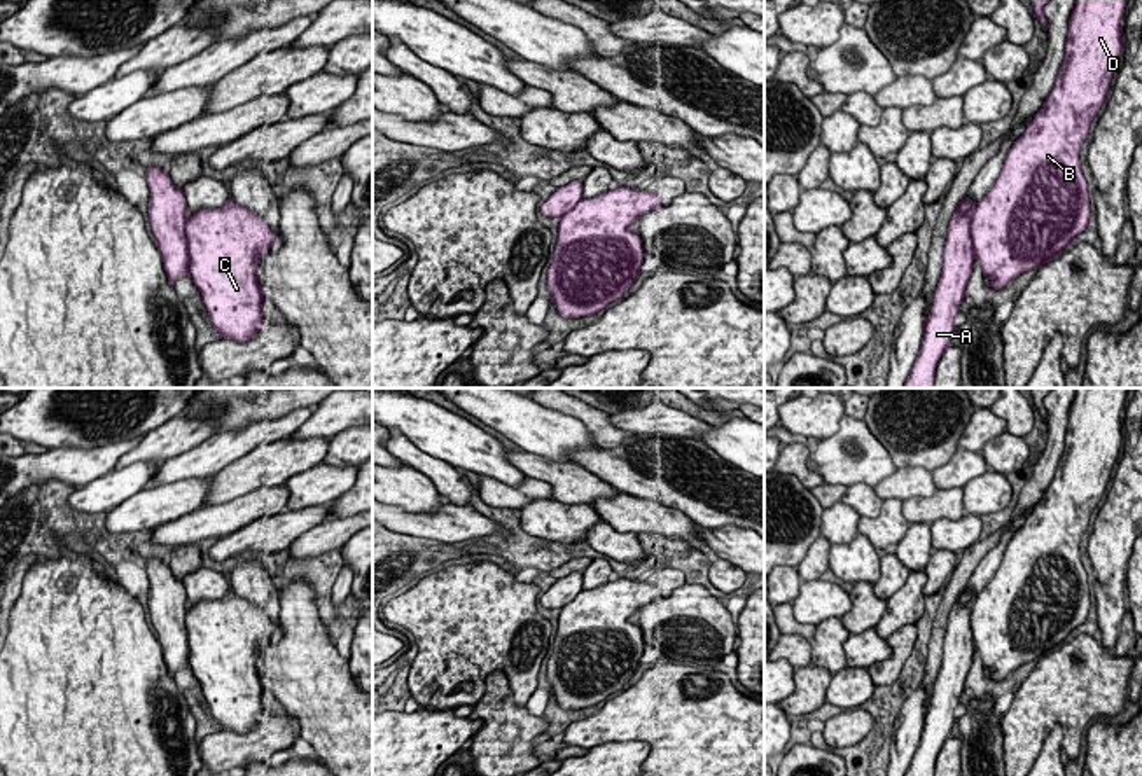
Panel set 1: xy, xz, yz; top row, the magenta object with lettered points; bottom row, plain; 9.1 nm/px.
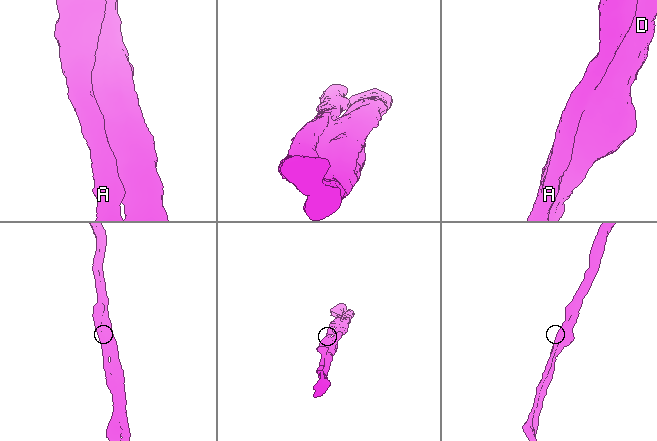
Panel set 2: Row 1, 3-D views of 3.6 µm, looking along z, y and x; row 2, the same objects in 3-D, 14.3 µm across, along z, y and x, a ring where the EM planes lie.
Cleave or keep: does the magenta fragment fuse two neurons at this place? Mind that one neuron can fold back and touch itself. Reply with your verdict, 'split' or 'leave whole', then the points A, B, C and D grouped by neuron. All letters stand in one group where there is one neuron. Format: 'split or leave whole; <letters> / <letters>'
leave whole; A B C D

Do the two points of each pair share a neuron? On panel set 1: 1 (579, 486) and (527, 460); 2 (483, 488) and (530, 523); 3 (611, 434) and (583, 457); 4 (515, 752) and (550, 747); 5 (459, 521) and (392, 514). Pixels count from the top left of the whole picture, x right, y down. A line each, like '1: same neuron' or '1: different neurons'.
1: same neuron
2: different neurons
3: different neurons
4: different neurons
5: same neuron

